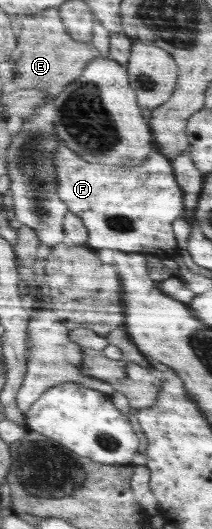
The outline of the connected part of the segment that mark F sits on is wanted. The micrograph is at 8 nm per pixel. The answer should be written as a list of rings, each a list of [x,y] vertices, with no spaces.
[[[61,139],[56,149],[57,195],[71,213],[77,214],[87,230],[88,248],[112,248],[122,252],[176,256],[172,222],[182,214],[182,190],[176,184],[170,160],[152,154],[140,168],[108,168],[84,162]]]

